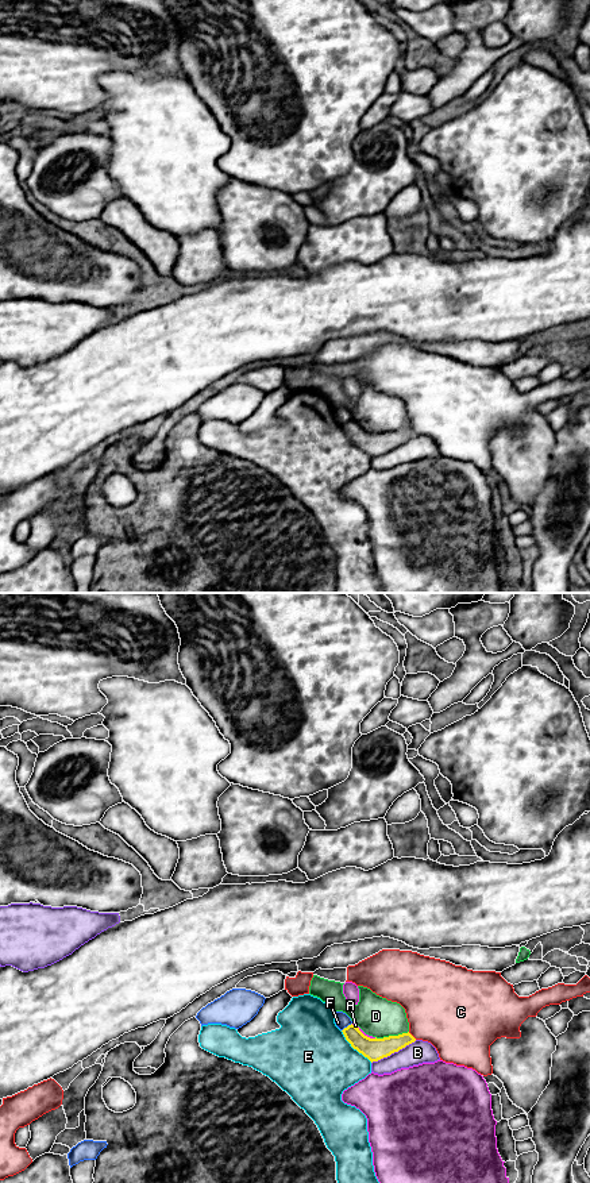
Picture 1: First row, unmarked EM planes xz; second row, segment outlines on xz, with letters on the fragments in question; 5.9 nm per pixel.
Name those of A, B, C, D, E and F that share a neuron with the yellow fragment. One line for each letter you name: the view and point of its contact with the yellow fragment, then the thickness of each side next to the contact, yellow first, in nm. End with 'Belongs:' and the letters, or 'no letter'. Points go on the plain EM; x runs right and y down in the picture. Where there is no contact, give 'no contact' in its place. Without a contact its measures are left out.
Belongs: no letter

